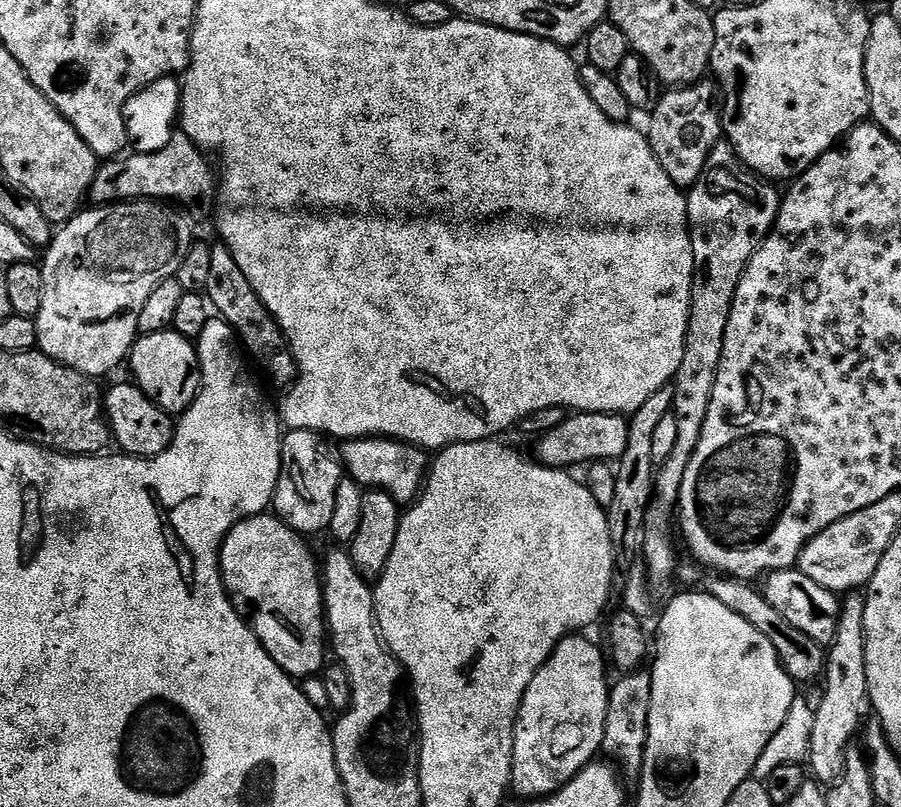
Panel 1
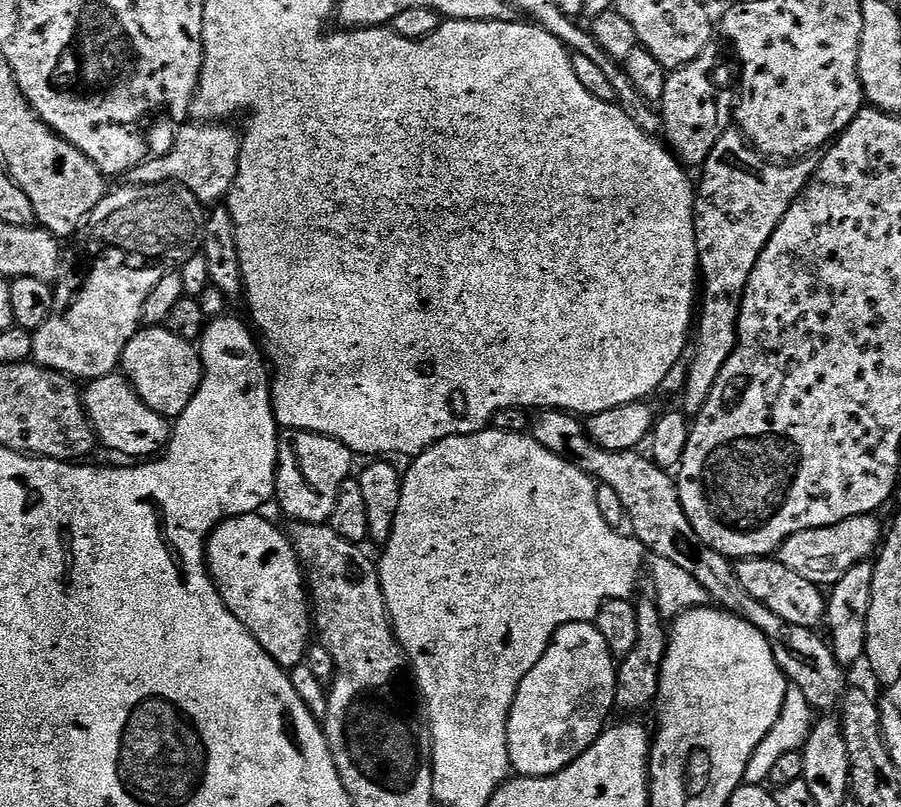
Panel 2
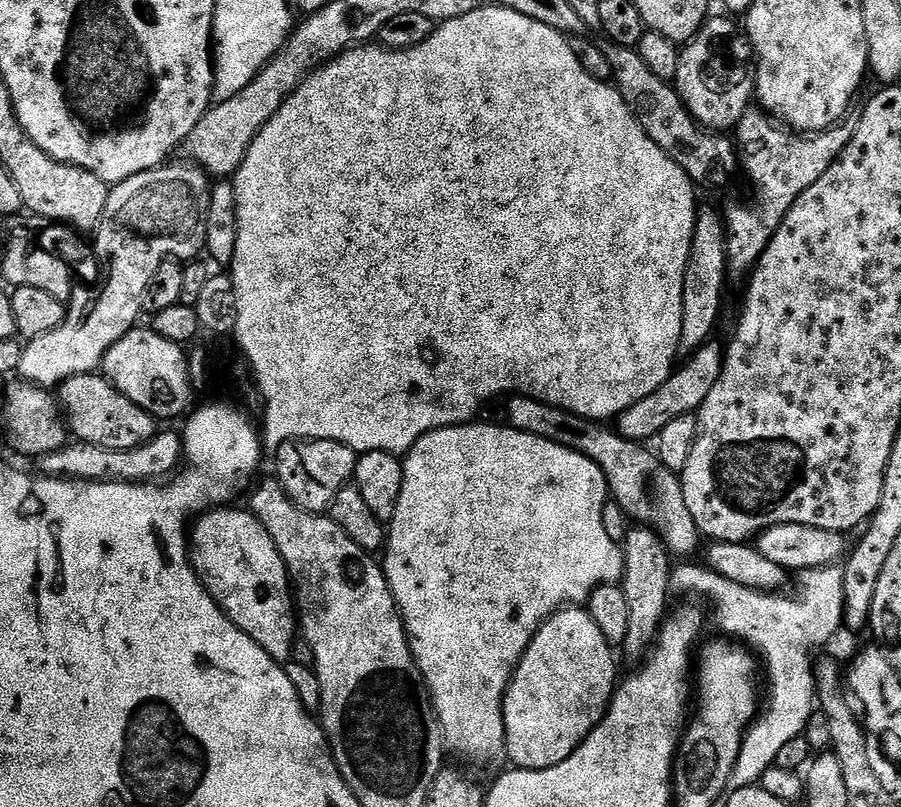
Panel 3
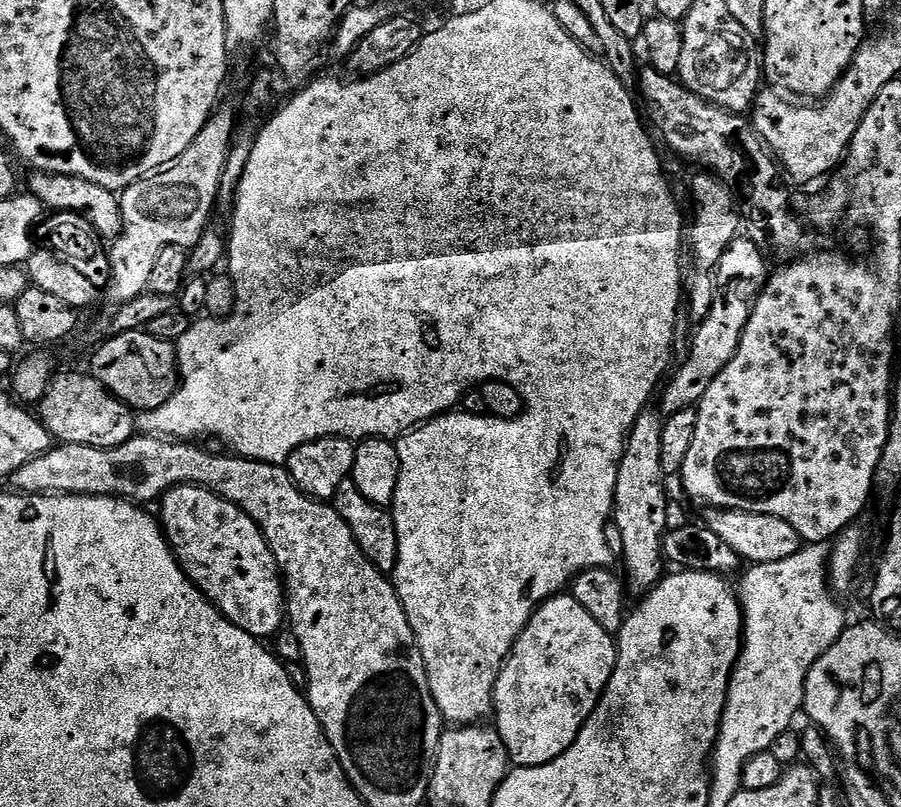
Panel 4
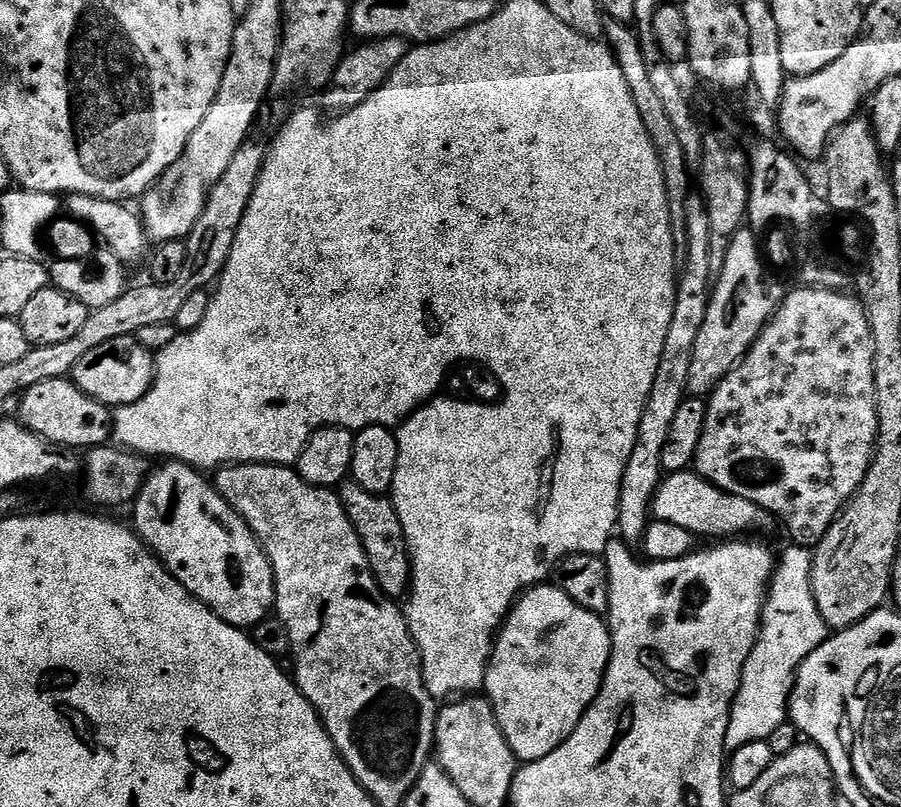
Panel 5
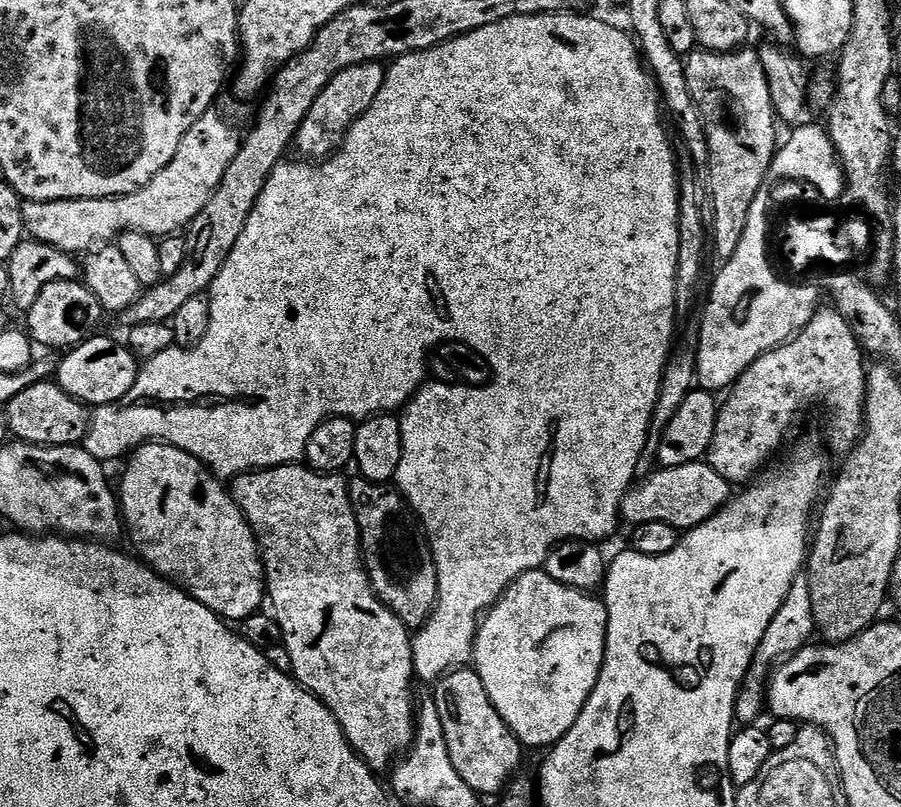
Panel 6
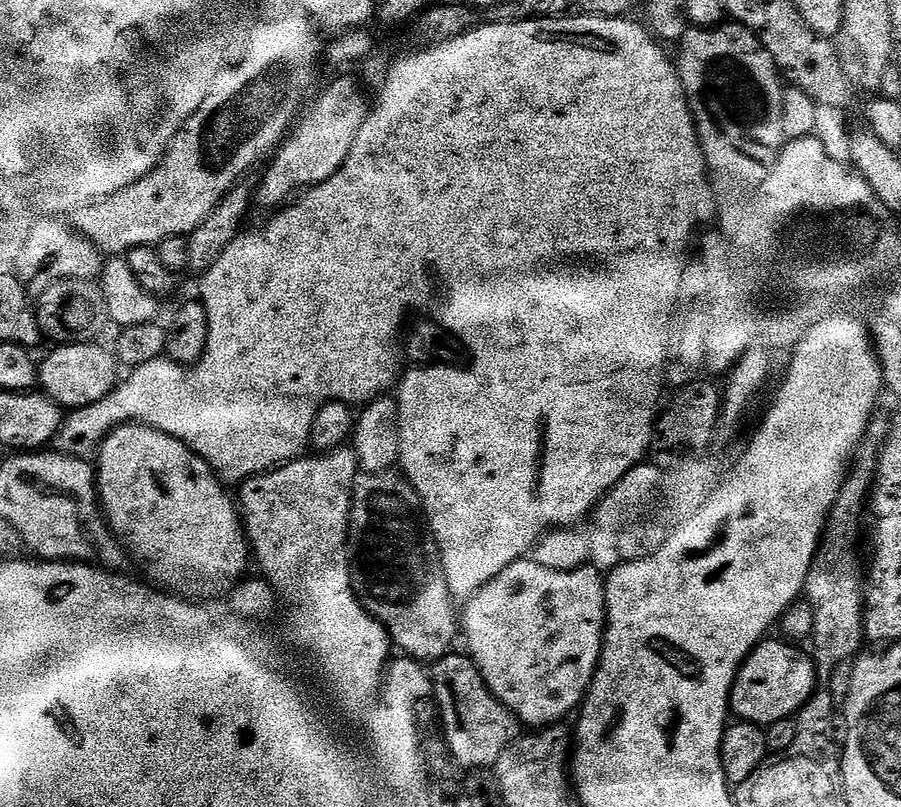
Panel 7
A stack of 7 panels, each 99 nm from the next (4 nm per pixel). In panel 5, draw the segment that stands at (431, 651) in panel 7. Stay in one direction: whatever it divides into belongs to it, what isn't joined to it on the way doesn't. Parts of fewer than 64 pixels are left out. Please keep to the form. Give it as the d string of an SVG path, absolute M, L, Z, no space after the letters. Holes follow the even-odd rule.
M351 478L339 485L338 495L370 562L370 570L384 593L393 598L400 598L409 591L412 583L412 559L408 553L406 534L402 522L394 510L387 495L370 490L362 490L358 482Z

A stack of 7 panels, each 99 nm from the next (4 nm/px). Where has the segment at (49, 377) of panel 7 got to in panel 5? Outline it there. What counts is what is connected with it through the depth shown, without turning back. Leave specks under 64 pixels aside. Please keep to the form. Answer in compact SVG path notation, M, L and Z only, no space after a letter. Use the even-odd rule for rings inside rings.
M135 336L114 338L110 342L102 342L95 350L89 350L78 366L72 368L70 379L78 385L90 398L109 406L119 406L138 402L150 390L152 379L156 377L154 354L137 342Z

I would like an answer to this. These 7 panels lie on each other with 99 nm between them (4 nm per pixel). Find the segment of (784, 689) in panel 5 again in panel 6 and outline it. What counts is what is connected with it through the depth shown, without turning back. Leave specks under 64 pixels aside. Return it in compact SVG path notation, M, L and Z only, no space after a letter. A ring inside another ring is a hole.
M799 578L790 586L790 594L786 594L786 602L782 602L778 614L774 614L774 622L770 622L770 626L766 626L766 634L756 651L756 659L752 662L752 670L746 677L746 686L741 687L736 697L736 720L741 725L748 726L759 721L756 719L759 718L760 711L762 713L765 711L766 692L762 685L765 683L773 665L800 651L811 641L808 639L814 636L815 632L814 606L810 606L810 586L807 579Z

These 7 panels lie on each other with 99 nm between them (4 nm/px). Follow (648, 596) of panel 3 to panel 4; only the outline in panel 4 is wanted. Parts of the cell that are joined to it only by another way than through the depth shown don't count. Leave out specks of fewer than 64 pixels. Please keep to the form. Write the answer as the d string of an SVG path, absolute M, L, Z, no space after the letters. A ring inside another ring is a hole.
M652 406L645 408L642 414L638 414L638 418L628 435L628 441L624 443L624 453L618 466L618 482L614 486L614 502L612 503L610 520L617 524L619 533L622 534L623 549L619 559L624 563L622 576L626 581L626 588L629 593L647 594L666 575L664 533L668 531L670 521L668 521L668 488L664 485L666 477L662 470L662 430L664 429L664 421L665 417Z

